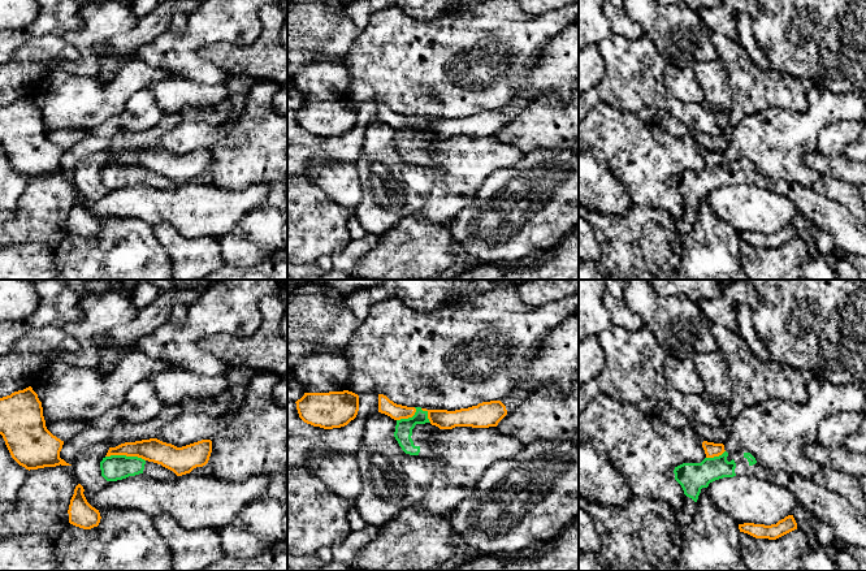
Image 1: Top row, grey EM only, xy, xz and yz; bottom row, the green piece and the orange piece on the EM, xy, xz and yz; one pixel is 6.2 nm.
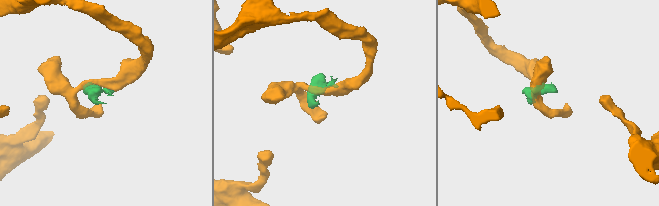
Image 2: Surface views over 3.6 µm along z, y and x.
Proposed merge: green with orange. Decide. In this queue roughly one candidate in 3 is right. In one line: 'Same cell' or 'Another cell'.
Another cell

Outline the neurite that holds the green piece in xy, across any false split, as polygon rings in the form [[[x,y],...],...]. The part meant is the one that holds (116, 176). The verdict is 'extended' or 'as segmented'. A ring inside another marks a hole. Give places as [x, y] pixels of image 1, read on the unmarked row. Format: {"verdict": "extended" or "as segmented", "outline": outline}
{"verdict": "extended", "outline": [[[111,164],[100,170],[101,185],[107,190],[117,190],[144,182],[157,189],[176,189],[177,183],[161,173],[138,165]]]}

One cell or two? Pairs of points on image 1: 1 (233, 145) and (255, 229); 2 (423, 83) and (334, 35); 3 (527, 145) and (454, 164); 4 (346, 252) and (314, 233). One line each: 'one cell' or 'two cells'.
1: one cell
2: two cells
3: two cells
4: two cells

